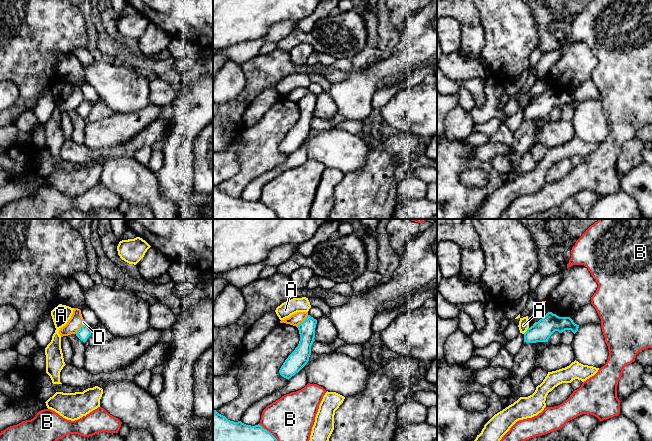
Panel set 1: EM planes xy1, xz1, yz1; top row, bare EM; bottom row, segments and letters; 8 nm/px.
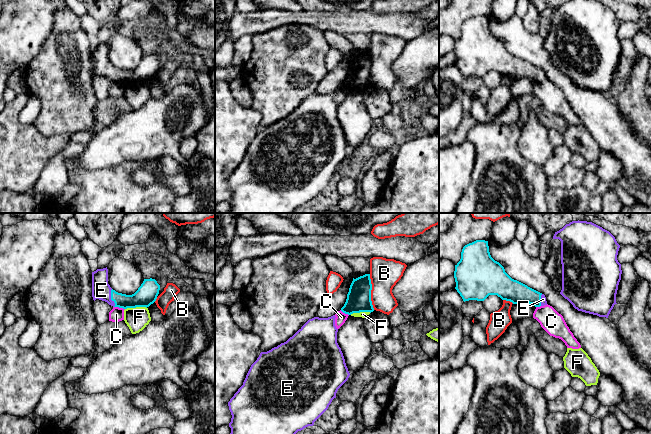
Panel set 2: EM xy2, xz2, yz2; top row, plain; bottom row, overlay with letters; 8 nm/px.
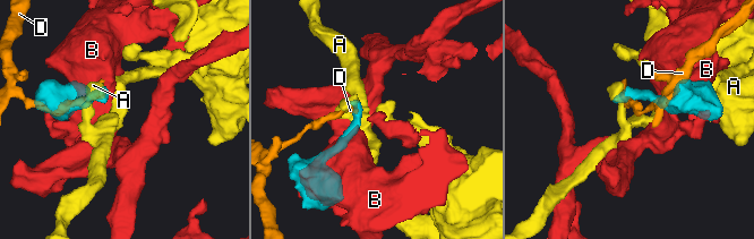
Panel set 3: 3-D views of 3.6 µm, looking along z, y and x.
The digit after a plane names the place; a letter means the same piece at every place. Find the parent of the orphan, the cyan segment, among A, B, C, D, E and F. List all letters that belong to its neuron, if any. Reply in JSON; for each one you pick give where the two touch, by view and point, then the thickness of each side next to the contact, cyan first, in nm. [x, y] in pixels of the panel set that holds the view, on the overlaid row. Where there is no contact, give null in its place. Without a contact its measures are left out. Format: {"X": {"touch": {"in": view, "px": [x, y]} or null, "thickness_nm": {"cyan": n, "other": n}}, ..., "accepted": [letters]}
{"E": {"touch": {"in": "xy2", "px": [111, 298]}, "thickness_nm": {"cyan": 150, "other": 150}}, "accepted": ["E"]}

